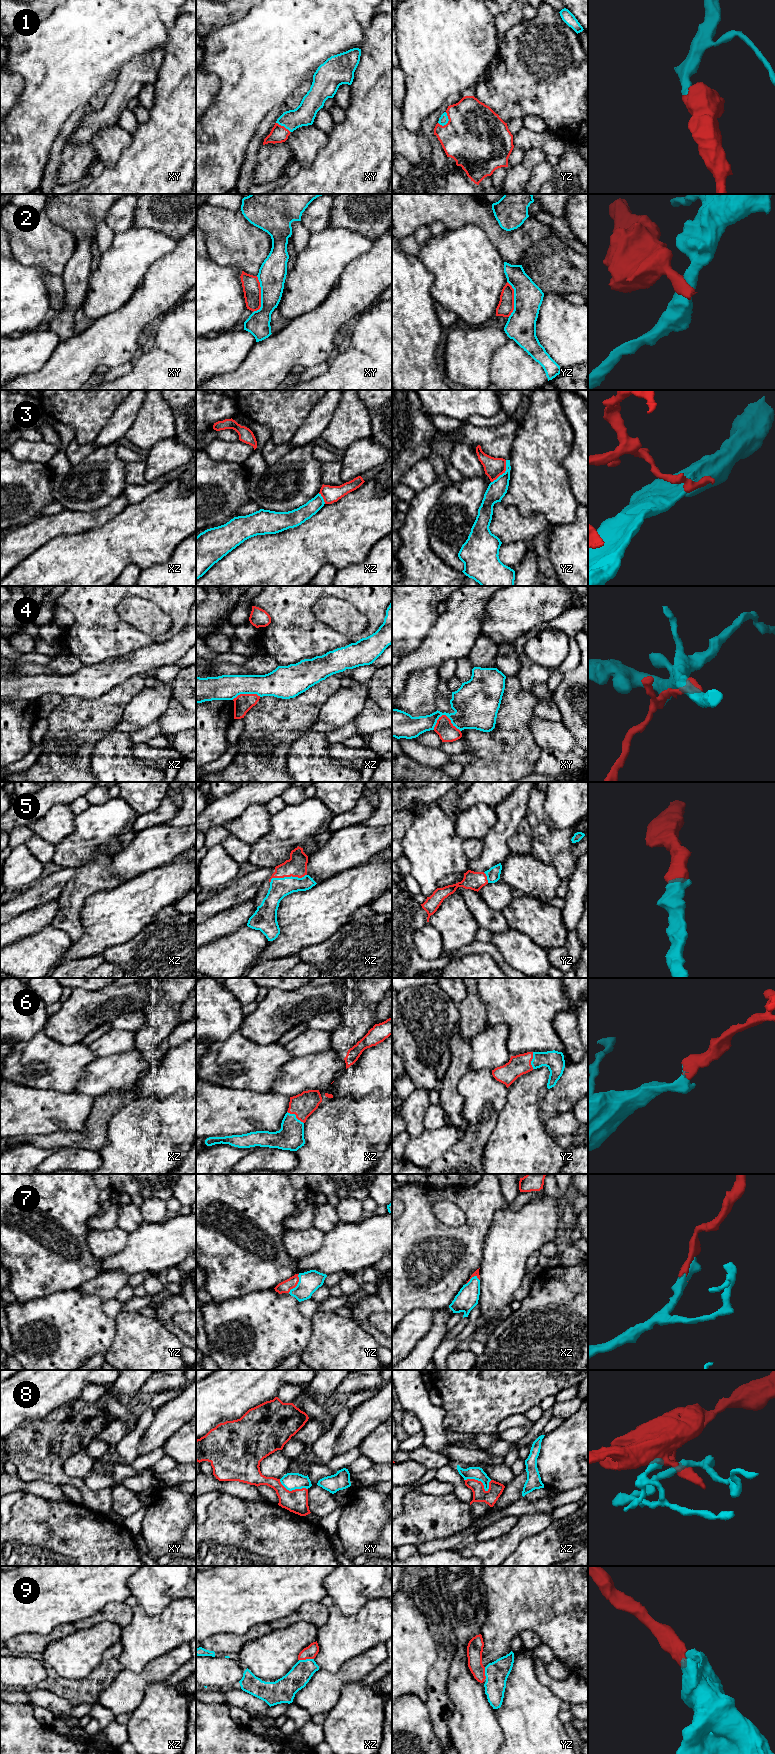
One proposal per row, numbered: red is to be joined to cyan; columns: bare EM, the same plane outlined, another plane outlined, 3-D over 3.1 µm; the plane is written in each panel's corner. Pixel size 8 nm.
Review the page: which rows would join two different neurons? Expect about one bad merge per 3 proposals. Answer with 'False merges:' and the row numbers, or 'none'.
False merges: 2, 3, 4, 8

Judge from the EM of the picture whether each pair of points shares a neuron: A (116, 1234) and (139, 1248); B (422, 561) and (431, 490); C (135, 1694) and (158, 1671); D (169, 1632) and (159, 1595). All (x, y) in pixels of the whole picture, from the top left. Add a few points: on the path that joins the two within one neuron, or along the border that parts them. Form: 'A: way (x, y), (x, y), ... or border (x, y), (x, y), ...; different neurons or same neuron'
A: border (129, 1234), (125, 1247), (110, 1256); different neurons
B: way (419, 543), (420, 508); same neuron
C: way (138, 1687), (151, 1674); same neuron
D: border (184, 1598), (155, 1615), (140, 1606); different neurons

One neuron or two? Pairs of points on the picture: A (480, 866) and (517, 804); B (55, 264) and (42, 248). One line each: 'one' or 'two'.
A: one
B: one

